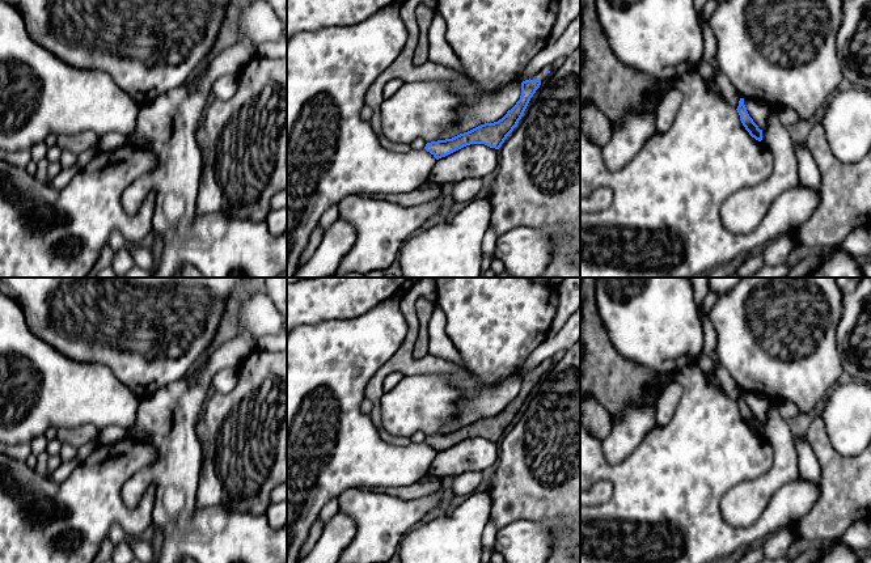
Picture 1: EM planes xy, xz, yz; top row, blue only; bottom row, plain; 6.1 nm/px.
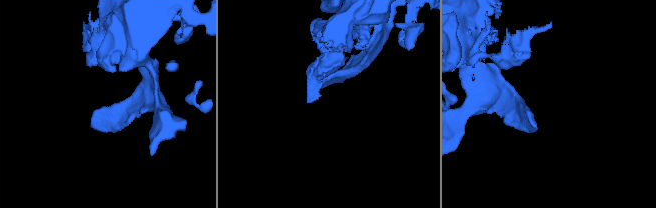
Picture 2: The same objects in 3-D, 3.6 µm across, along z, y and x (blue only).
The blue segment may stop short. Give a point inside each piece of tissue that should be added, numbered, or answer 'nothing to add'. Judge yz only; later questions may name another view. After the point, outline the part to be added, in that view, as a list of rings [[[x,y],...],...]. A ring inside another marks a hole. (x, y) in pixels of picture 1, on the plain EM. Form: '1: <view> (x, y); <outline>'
nothing to add

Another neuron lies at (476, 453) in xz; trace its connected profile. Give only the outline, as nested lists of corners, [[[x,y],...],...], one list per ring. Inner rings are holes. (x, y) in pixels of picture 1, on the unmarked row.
[[[470,437],[439,452],[430,466],[428,475],[443,479],[473,470],[489,473],[498,458],[499,443],[485,437]]]

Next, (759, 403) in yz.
[[[744,391],[744,398],[749,410],[753,412],[753,415],[758,419],[760,423],[764,423],[768,418],[768,411],[774,405],[778,405],[764,393]]]

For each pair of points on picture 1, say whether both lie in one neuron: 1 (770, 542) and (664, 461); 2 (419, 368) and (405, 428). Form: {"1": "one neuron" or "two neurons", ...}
{"1": "two neurons", "2": "two neurons"}

